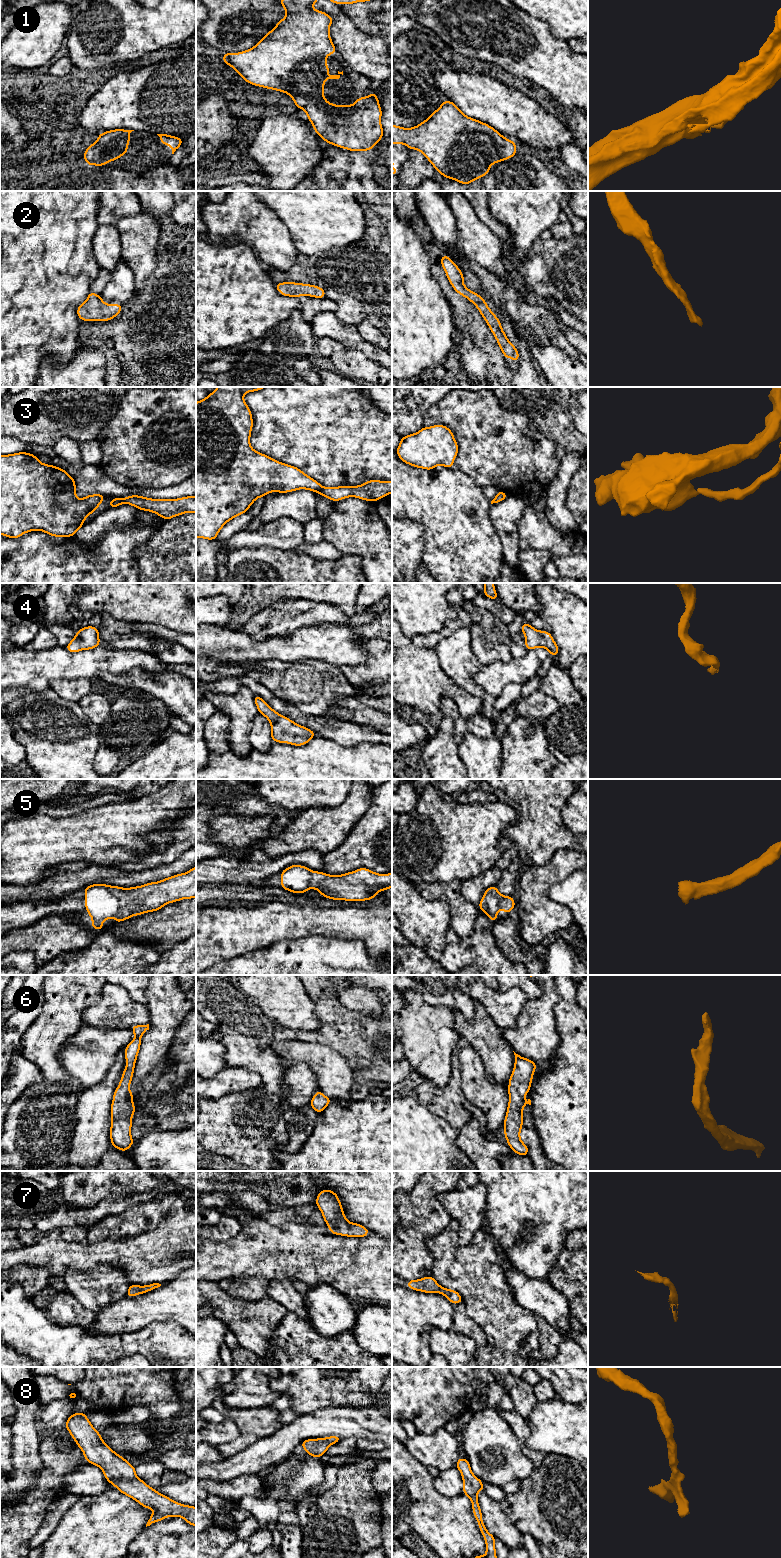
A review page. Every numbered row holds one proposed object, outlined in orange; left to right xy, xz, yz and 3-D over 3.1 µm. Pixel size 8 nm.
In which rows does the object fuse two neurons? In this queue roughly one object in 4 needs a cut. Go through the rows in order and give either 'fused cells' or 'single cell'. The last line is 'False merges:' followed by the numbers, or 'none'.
1: single cell
2: single cell
3: fused cells
4: single cell
5: single cell
6: single cell
7: single cell
8: single cell
False merges: 3

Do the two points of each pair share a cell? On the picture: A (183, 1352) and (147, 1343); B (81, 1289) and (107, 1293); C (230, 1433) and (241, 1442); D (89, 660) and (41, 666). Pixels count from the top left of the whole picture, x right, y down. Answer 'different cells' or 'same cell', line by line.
A: same cell
B: same cell
C: different cells
D: same cell

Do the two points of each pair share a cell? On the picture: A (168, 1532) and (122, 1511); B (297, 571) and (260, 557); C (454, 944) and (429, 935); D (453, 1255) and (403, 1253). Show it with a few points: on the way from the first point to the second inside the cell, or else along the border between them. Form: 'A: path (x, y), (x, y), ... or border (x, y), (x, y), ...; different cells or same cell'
A: border (145, 1526), (130, 1544); different cells
B: path (288, 571), (281, 571), (269, 562); same cell
C: border (450, 926), (446, 932), (444, 950), (438, 960); different cells
D: border (441, 1232), (426, 1241), (433, 1258), (431, 1275); different cells

